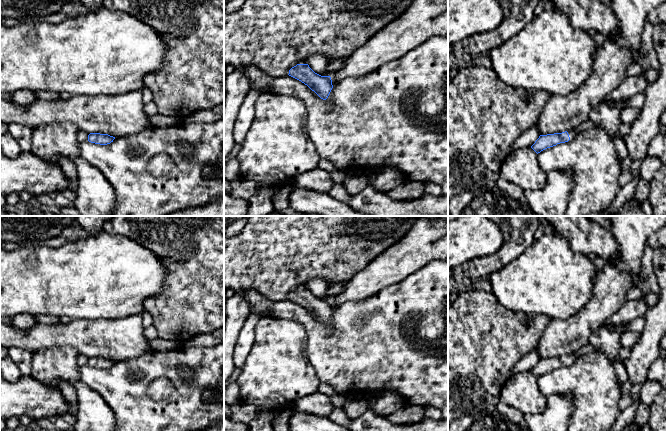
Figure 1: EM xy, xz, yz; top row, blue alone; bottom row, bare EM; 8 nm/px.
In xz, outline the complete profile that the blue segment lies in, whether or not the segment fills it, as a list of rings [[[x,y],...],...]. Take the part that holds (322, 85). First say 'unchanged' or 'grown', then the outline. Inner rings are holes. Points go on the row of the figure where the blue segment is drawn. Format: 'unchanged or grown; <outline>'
unchanged; [[[297,64],[289,70],[288,75],[307,85],[323,100],[328,98],[333,88],[330,76],[315,73],[308,64]]]

